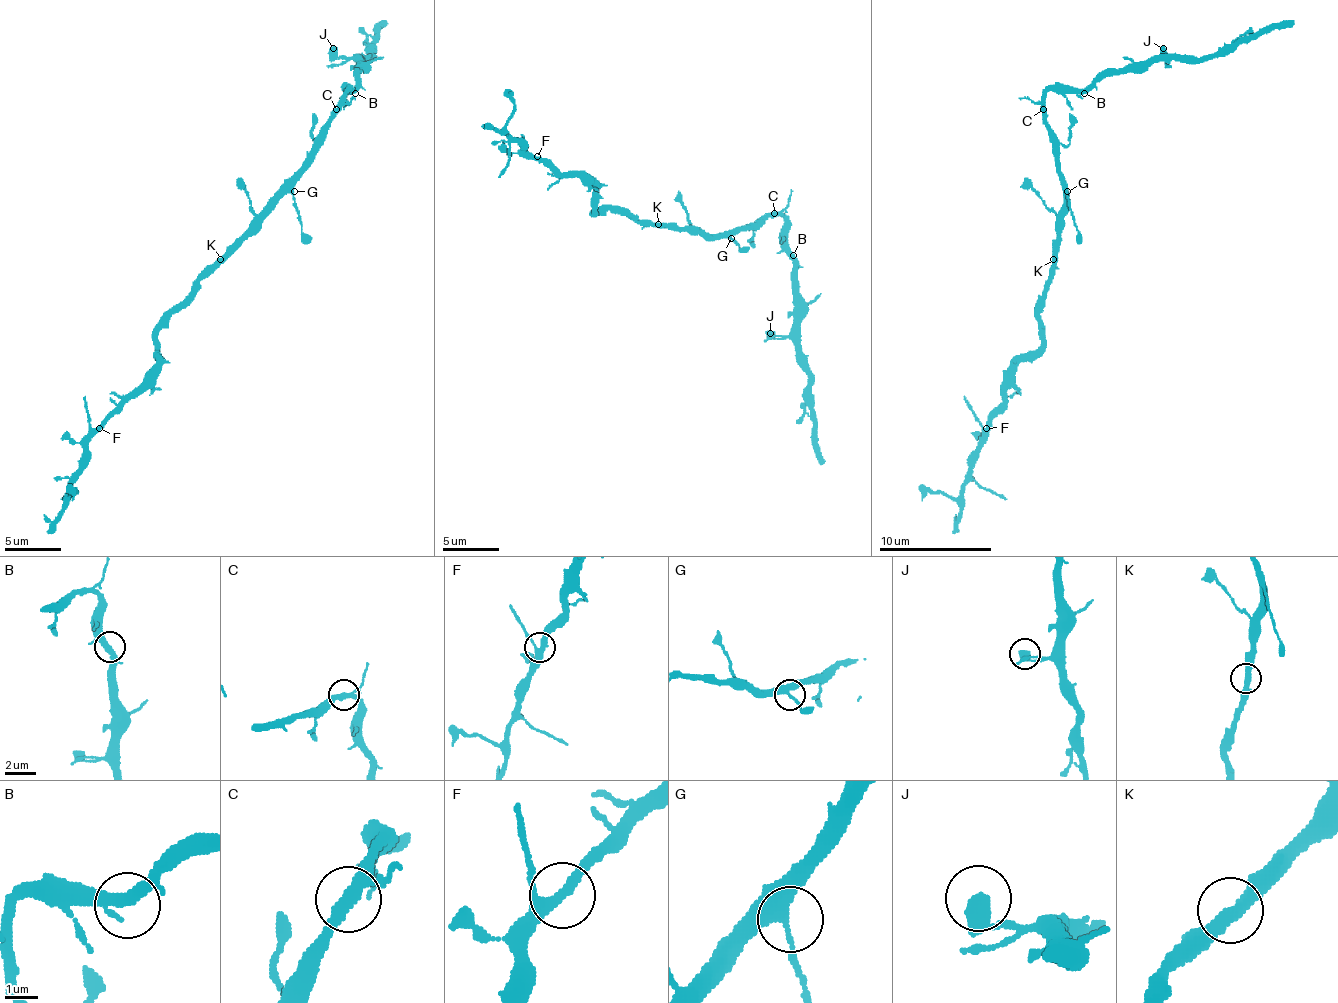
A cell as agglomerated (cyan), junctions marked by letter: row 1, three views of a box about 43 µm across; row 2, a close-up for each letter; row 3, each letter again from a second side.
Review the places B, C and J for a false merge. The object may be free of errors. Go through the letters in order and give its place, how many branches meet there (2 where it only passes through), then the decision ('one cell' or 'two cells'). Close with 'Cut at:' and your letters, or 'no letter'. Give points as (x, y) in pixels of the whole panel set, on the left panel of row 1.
B: place (355, 93); branches 3; one cell
C: place (336, 109); branches 3; one cell
J: place (333, 48); branches 1; one cell
Cut at: no letter

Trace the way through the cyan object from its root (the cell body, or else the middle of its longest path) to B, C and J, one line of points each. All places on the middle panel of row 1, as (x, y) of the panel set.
B: (700, 235), (725, 235), (737, 229), (748, 229), (765, 215), (782, 215), (785, 218), (785, 246), (793, 255)
C: (700, 235), (725, 235), (737, 229), (748, 229), (773, 213)
J: (700, 235), (748, 229), (765, 215), (785, 218), (785, 252), (793, 260), (793, 328), (782, 339), (770, 333)

